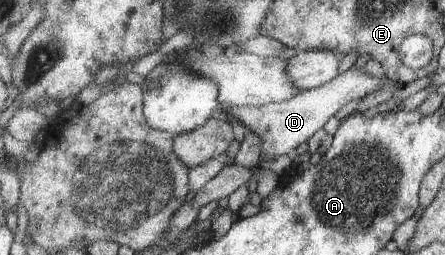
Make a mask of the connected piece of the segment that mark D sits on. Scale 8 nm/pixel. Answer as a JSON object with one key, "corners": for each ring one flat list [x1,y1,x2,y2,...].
{"corners":[[359,67,349,68,342,72,333,81,325,83,312,90,303,90,297,97,291,97,283,103,268,103,263,107,235,107,231,106,226,112,217,112,217,118,225,118,232,123,239,122,246,125,250,131,255,131,263,139,263,159,265,157,279,157,289,154,292,149,299,147,301,143,307,143,317,131,328,124,329,119,340,113,341,107,349,101,361,101,363,97,381,89,384,81,378,76,365,73]]}

